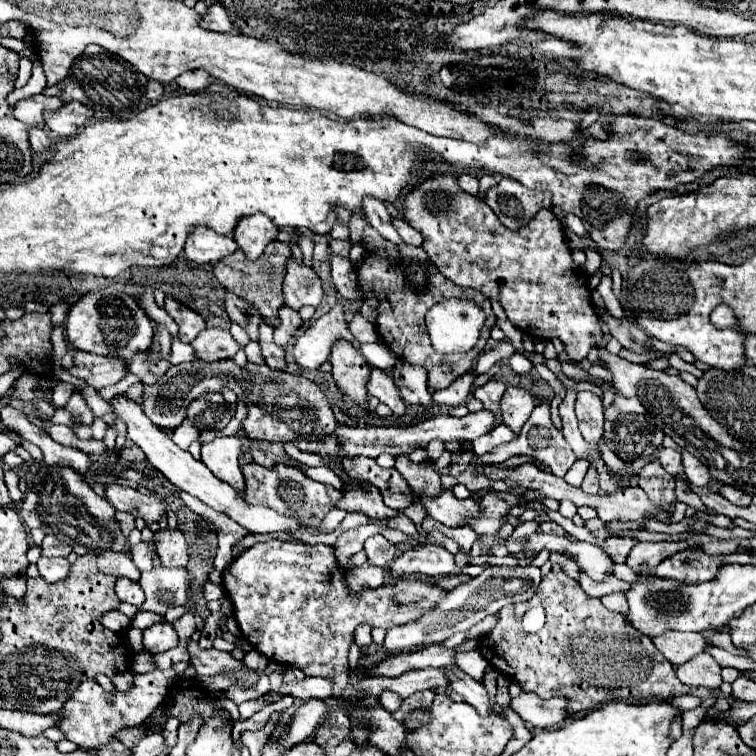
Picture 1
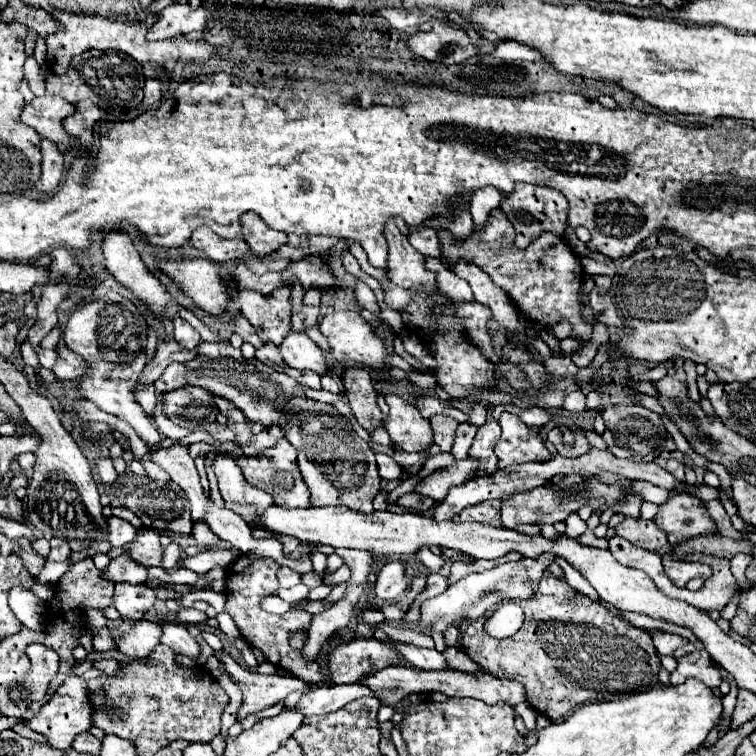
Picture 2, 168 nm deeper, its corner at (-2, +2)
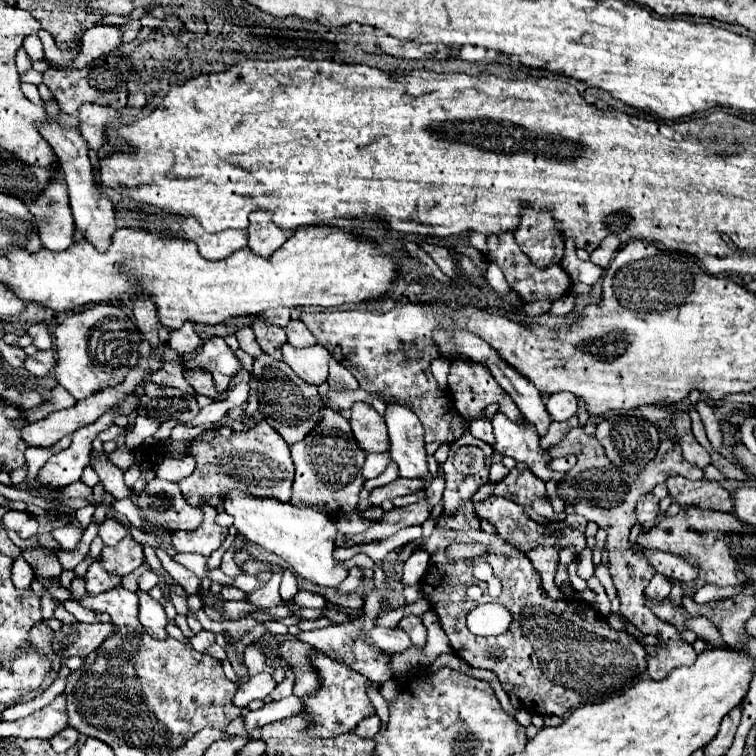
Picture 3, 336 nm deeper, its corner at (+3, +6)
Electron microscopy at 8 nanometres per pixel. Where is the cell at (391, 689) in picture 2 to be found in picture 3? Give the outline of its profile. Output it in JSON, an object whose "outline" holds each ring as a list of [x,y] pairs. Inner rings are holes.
{"outline":[[[322,652],[312,656],[312,664],[316,664],[316,670],[320,672],[320,680],[322,680],[320,692],[314,692],[312,696],[304,698],[304,710],[314,714],[314,718],[316,718],[314,726],[310,728],[312,736],[320,736],[320,738],[338,736],[340,732],[348,732],[348,730],[356,728],[362,718],[366,718],[374,712],[374,706],[368,698],[368,688],[370,688],[372,680],[368,680],[360,672],[352,670],[350,666],[324,656]]]}

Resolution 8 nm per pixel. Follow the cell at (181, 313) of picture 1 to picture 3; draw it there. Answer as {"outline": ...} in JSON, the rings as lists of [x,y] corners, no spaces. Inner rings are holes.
{"outline":[[[186,322],[182,328],[178,330],[170,330],[170,348],[174,348],[180,354],[192,354],[198,346],[200,346],[200,336],[194,332],[192,322]]]}

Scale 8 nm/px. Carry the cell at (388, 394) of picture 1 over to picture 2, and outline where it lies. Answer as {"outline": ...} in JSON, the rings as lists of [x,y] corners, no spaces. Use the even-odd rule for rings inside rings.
{"outline":[[[395,394],[385,396],[385,402],[391,408],[385,422],[391,442],[405,452],[425,452],[433,444],[429,420],[425,420],[413,404]]]}

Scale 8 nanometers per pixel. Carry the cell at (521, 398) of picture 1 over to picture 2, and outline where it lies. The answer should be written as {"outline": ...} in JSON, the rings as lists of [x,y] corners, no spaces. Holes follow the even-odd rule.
{"outline":[[[503,412],[499,418],[499,426],[503,430],[499,442],[495,444],[499,468],[523,464],[523,462],[551,460],[551,452],[547,450],[543,438],[539,434],[531,434],[517,414]]]}

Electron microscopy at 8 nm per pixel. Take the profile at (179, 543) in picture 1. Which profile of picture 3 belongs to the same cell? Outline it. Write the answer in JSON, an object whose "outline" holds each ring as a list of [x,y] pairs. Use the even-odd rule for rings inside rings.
{"outline":[[[128,534],[120,544],[102,550],[104,568],[116,576],[126,576],[144,562],[144,548]]]}

